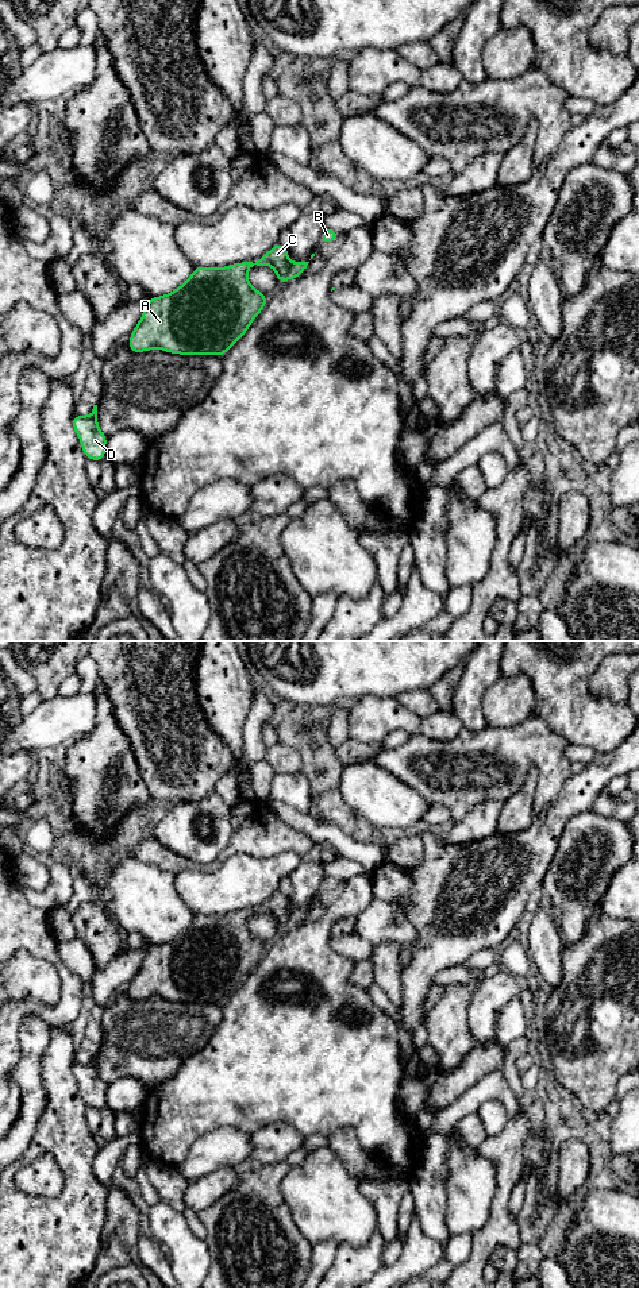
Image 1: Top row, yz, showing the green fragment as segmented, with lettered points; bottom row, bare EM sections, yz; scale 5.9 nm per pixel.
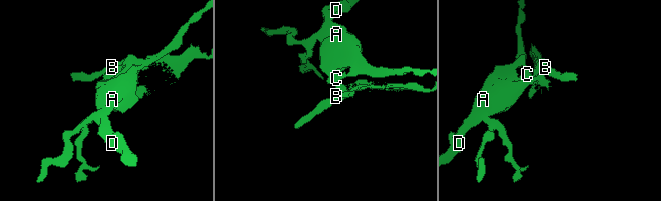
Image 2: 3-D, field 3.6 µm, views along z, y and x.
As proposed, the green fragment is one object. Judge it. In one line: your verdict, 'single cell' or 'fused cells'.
fused cells

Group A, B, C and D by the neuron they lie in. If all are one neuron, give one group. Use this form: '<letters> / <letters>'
A C D / B

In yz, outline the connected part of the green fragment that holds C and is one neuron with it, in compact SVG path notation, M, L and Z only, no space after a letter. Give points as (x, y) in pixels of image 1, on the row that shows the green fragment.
M277 243L255 263L196 266L176 290L149 298L131 332L131 352L159 348L180 355L224 355L242 339L267 301L267 296L247 281L254 265L272 266L282 283L292 262L288 250Z

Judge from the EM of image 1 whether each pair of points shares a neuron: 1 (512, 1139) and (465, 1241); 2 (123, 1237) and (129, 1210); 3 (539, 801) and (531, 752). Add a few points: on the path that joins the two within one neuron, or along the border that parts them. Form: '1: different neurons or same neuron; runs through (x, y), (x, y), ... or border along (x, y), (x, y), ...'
1: different neurons; border along (472, 1234), (472, 1253), (459, 1264)
2: same neuron; runs through (129, 1230), (129, 1216)
3: same neuron; runs through (545, 788), (543, 764)

